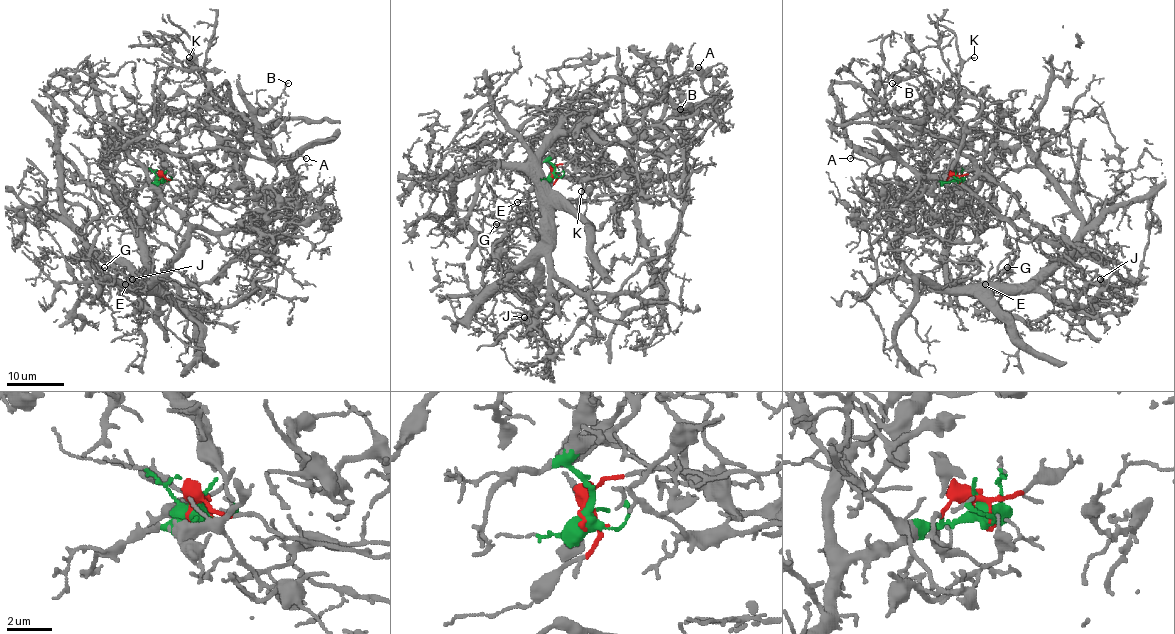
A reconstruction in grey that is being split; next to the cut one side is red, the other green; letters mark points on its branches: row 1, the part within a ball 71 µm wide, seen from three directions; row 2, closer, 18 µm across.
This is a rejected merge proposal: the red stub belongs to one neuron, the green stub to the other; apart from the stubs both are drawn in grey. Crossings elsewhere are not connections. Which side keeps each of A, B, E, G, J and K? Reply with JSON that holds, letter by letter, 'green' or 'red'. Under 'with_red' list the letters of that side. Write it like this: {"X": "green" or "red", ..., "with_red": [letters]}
{"A": "red", "B": "red", "E": "green", "G": "green", "J": "green", "K": "red", "with_red": ["A", "B", "K"]}

